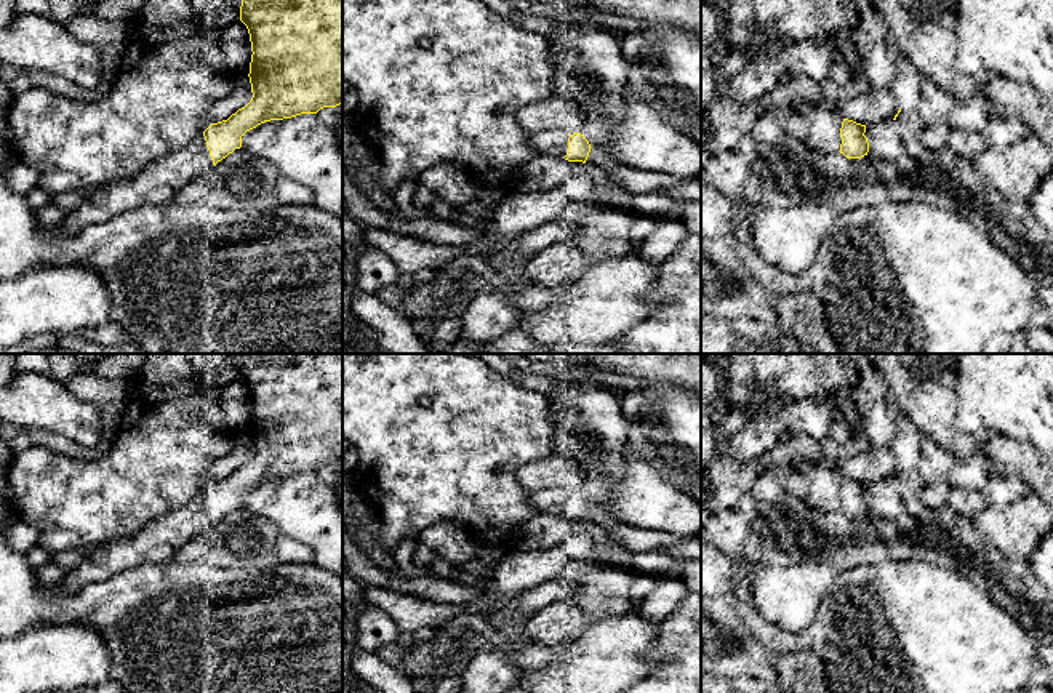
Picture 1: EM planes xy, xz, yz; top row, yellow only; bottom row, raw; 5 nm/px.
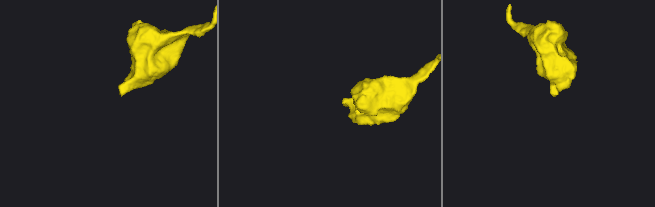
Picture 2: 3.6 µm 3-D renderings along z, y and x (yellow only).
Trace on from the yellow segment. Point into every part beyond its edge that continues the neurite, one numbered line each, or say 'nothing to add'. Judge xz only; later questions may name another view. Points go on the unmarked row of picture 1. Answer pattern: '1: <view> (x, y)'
1: xz (554, 501)

